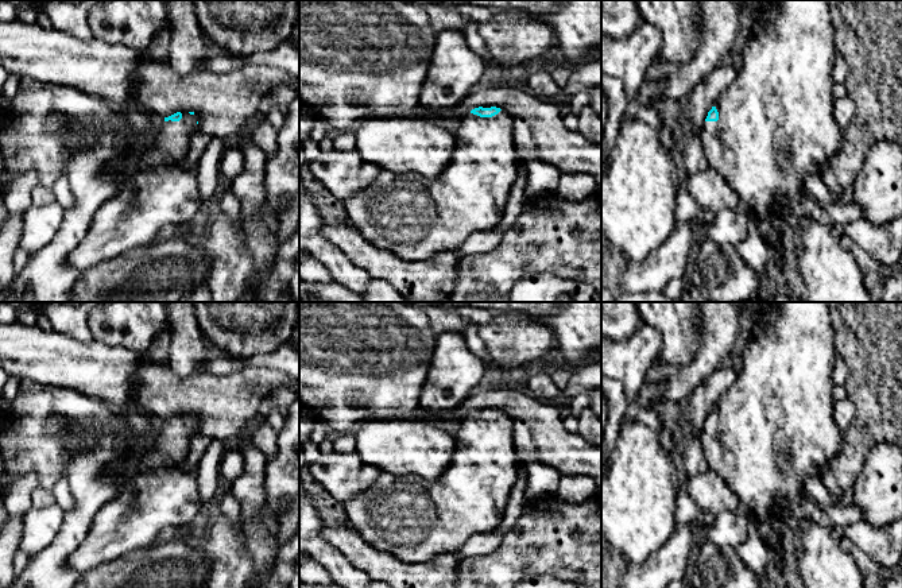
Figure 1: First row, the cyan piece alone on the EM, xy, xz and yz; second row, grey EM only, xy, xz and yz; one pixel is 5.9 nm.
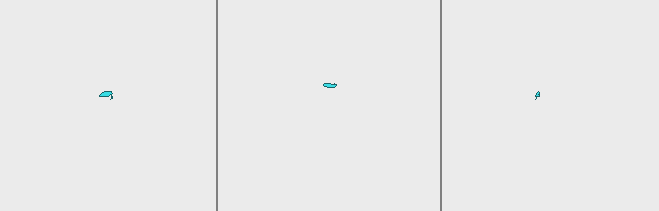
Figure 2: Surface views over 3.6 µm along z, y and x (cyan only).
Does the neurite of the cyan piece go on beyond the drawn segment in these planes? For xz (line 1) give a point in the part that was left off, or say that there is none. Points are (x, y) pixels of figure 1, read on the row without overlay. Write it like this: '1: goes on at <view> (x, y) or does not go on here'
1: goes on at xz (414, 519)

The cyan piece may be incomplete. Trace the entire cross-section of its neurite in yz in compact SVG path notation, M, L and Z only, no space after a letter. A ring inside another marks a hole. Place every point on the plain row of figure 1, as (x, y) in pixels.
M742 302L744 310L751 314L751 340L736 364L735 383L708 414L700 440L709 468L725 479L743 511L758 521L758 530L767 548L782 550L779 512L789 508L798 512L806 496L804 480L820 477L843 442L843 430L833 418L836 401L832 372L837 364L833 320L829 302ZM767 309L777 312L775 318L758 321L756 314Z

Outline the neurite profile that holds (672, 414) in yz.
M655 402L653 410L661 421L658 440L662 449L671 454L681 425L688 418L685 402Z

